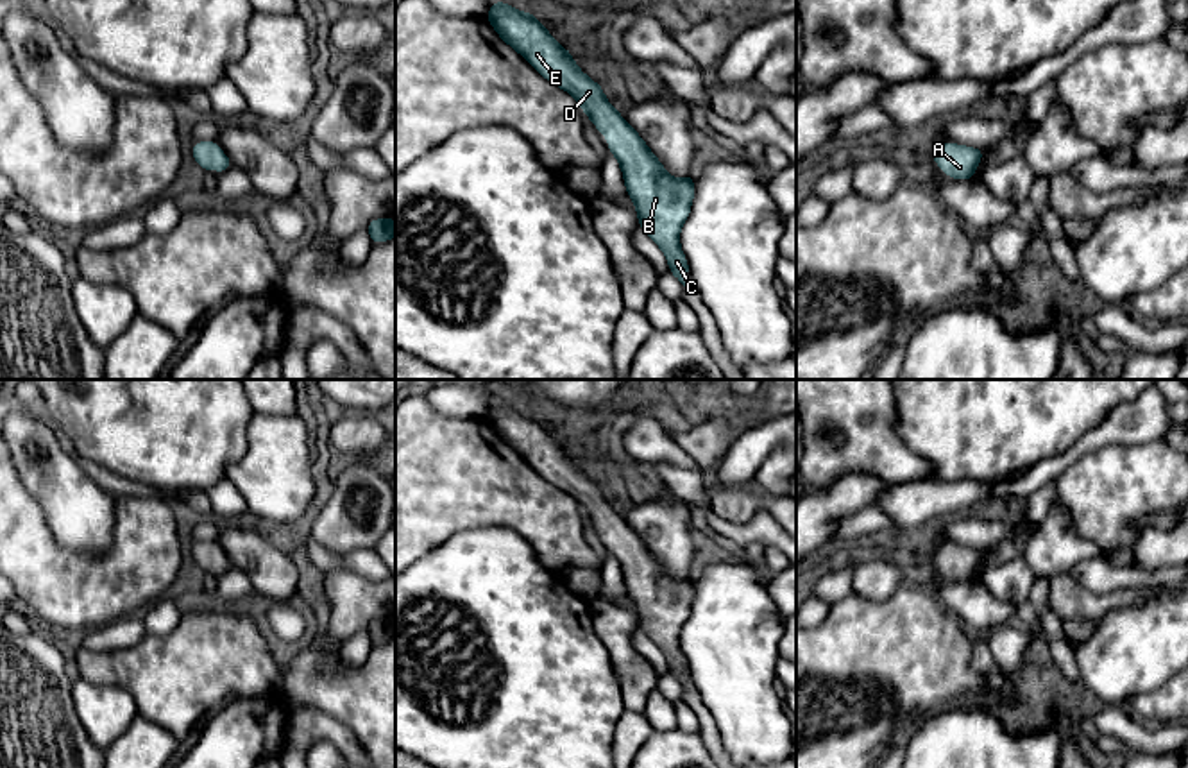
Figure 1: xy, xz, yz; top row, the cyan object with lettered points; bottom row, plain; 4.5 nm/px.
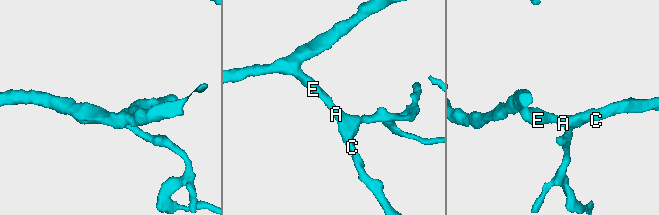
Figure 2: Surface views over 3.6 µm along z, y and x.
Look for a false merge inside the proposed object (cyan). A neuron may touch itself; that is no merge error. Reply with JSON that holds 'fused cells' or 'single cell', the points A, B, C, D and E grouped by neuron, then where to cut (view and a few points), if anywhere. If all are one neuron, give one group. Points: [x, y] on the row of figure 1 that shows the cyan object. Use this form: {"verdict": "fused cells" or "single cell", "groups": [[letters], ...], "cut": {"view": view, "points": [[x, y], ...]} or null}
{"verdict": "single cell", "groups": [["A", "B", "C", "D", "E"]], "cut": null}

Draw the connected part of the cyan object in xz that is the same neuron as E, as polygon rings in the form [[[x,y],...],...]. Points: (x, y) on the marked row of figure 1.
[[[494,0],[487,20],[497,36],[517,50],[544,79],[571,93],[596,129],[608,138],[624,175],[626,195],[635,202],[639,227],[662,249],[669,272],[685,286],[689,263],[680,247],[680,229],[691,215],[694,174],[671,177],[637,131],[605,98],[547,29],[531,13]]]

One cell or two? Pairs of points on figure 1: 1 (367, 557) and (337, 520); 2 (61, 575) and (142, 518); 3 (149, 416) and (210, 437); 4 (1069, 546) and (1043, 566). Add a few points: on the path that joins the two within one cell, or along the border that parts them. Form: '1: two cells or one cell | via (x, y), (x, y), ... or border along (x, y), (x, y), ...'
1: two cells | border along (317, 541), (337, 554), (373, 548)
2: one cell | via (84, 575), (97, 575), (131, 541)
3: one cell | via (163, 416), (178, 416), (195, 425)
4: one cell | via (1063, 548), (1049, 561)

